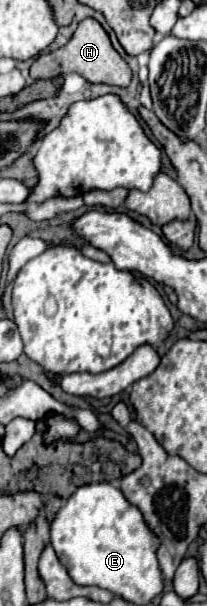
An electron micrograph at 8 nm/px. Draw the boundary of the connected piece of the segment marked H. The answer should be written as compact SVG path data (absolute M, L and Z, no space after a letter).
M96 19L80 21L78 29L74 31L74 35L64 47L50 51L50 53L40 53L30 67L30 77L32 79L52 79L56 75L66 75L72 71L80 73L90 83L108 83L108 85L118 85L118 87L128 87L132 79L132 71L128 63L112 47L108 33L102 29L102 25Z

